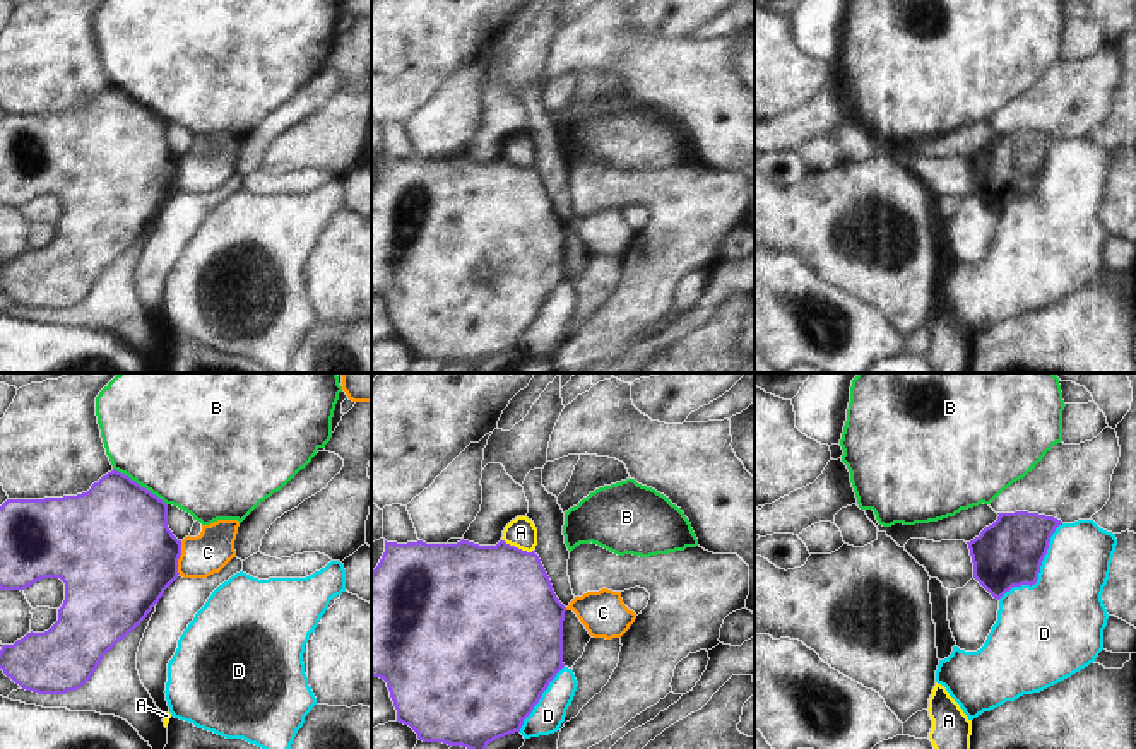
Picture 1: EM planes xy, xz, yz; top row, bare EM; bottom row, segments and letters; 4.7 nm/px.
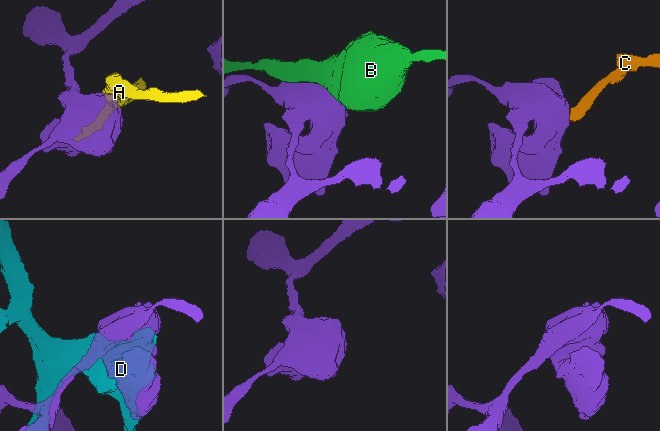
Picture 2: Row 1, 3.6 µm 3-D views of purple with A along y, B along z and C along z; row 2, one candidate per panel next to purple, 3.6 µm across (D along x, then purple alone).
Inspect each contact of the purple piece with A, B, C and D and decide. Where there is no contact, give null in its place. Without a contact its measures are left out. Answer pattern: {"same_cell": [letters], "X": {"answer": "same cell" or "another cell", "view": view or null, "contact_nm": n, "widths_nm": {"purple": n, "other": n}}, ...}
{"same_cell": [], "A": {"answer": "another cell", "view": "xz", "contact_nm": 160, "widths_nm": {"purple": 500, "other": 140}}, "B": {"answer": "another cell", "view": "xy", "contact_nm": 320, "widths_nm": {"purple": 480, "other": 500}}, "C": {"answer": "another cell", "view": "xy", "contact_nm": 160, "widths_nm": {"purple": 480, "other": 190}}, "D": {"answer": "another cell", "view": "yz", "contact_nm": 480, "widths_nm": {"purple": 320, "other": 420}}}

